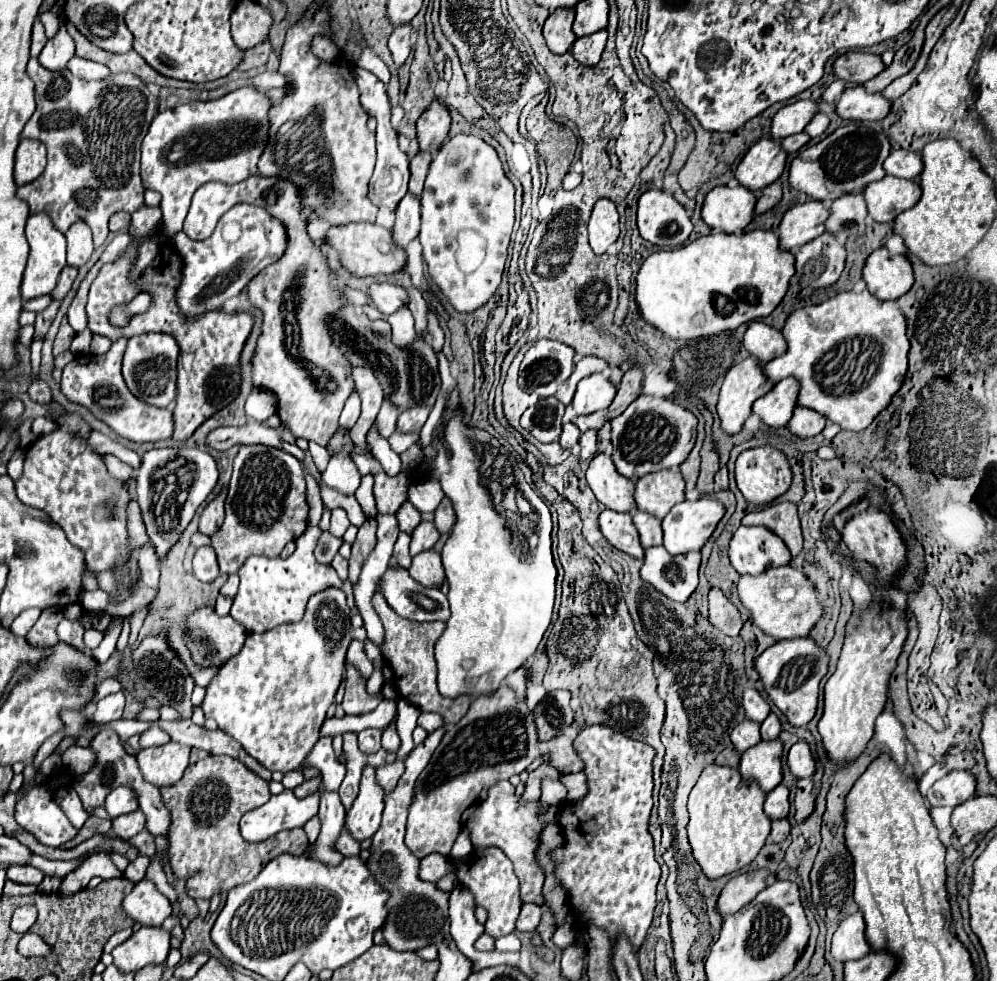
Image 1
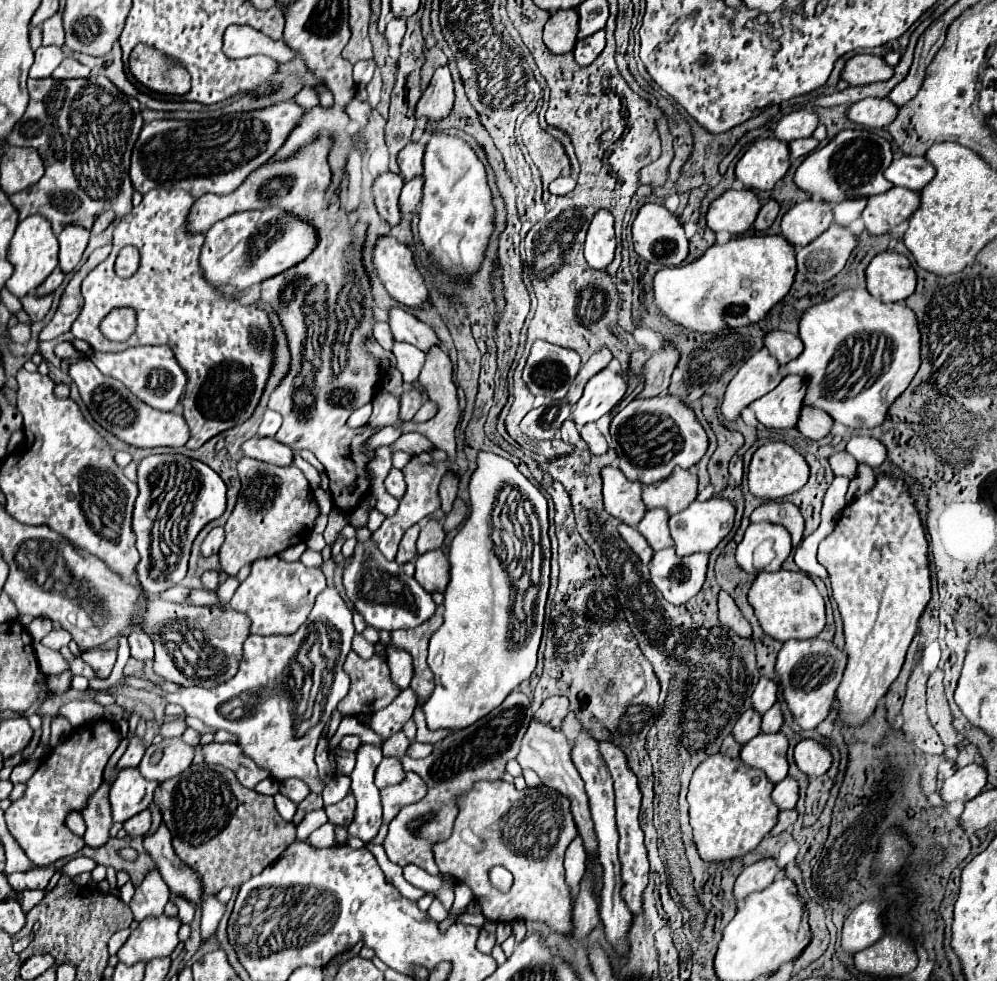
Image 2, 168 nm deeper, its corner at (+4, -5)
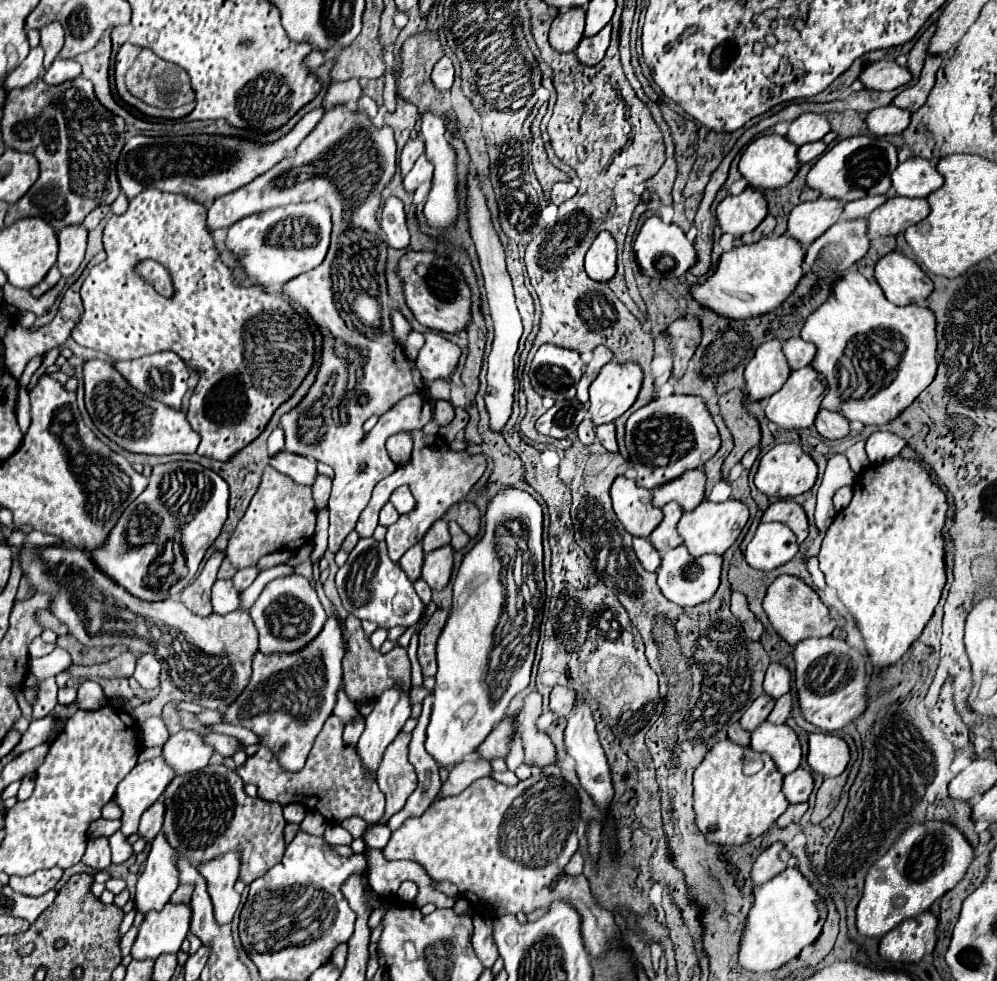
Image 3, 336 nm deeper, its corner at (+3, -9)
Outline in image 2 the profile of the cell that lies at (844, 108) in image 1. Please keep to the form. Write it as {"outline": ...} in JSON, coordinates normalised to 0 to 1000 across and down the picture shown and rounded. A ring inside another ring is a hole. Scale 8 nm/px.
{"outline":[[[865,101],[851,111],[853,123],[875,131],[891,129],[899,121],[899,117],[901,109],[891,101]]]}

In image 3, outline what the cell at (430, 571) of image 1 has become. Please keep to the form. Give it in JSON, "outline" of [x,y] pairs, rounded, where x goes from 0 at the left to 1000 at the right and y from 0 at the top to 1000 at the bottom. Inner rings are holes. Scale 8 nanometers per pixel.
{"outline":[[[440,558],[426,566],[422,588],[430,594],[432,600],[442,602],[452,592],[454,584],[454,558]]]}

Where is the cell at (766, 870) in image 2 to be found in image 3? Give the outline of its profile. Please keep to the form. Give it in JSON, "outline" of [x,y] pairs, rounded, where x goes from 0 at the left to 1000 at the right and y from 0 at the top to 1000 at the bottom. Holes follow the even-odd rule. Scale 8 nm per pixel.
{"outline":[[[775,859],[771,865],[767,865],[755,886],[753,886],[753,900],[755,904],[761,904],[765,900],[769,900],[773,894],[779,894],[783,888],[789,886],[793,872],[787,867],[785,859]]]}

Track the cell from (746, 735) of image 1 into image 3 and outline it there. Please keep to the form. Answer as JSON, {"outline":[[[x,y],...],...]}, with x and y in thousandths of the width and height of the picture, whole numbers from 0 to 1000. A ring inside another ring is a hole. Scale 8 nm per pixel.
{"outline":[[[769,708],[759,710],[759,713],[753,717],[753,721],[745,727],[745,731],[741,733],[743,743],[747,743],[747,745],[755,747],[755,745],[757,745],[757,743],[767,735],[767,733],[769,733],[769,729],[773,727],[775,719],[777,719],[777,715],[775,715],[775,713],[771,713]]]}

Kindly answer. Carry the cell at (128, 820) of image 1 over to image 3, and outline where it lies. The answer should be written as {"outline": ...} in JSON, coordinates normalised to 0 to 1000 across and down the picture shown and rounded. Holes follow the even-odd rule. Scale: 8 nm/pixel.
{"outline":[[[159,814],[155,821],[151,821],[143,831],[141,831],[141,839],[139,839],[139,853],[141,855],[153,855],[163,839],[163,829],[165,829],[165,821]]]}

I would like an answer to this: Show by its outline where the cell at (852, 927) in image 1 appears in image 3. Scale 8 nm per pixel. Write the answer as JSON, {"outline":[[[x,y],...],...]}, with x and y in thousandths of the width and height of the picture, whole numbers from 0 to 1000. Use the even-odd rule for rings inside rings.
{"outline":[[[930,837],[910,845],[902,851],[902,857],[898,857],[894,867],[890,867],[890,872],[874,884],[874,890],[870,890],[868,908],[860,923],[858,941],[862,953],[884,957],[908,937],[930,929],[936,918],[954,906],[954,902],[964,898],[970,884],[976,880],[976,874],[976,863],[970,855],[950,839]]]}

